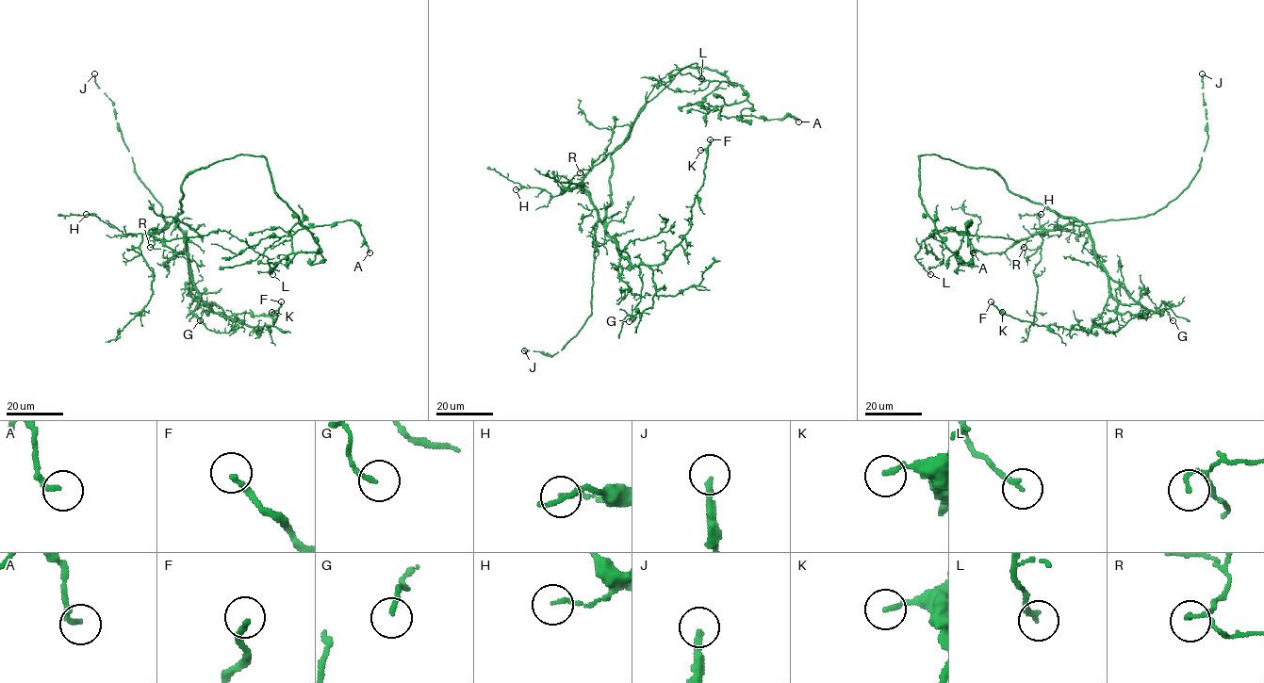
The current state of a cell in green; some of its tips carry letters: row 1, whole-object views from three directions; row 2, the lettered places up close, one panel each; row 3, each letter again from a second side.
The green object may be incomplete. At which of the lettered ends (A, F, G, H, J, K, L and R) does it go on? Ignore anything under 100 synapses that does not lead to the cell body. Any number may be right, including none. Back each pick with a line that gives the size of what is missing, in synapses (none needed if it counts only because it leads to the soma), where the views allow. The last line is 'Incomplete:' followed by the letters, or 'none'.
Incomplete: J

